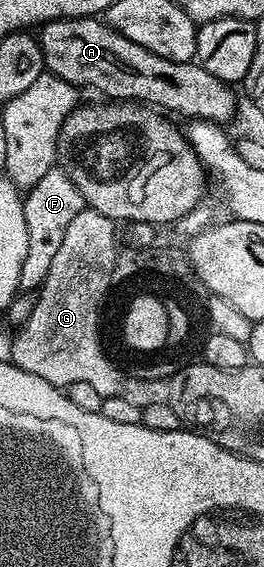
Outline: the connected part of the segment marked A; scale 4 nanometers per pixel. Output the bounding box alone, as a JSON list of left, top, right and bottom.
[39,16,237,126]

